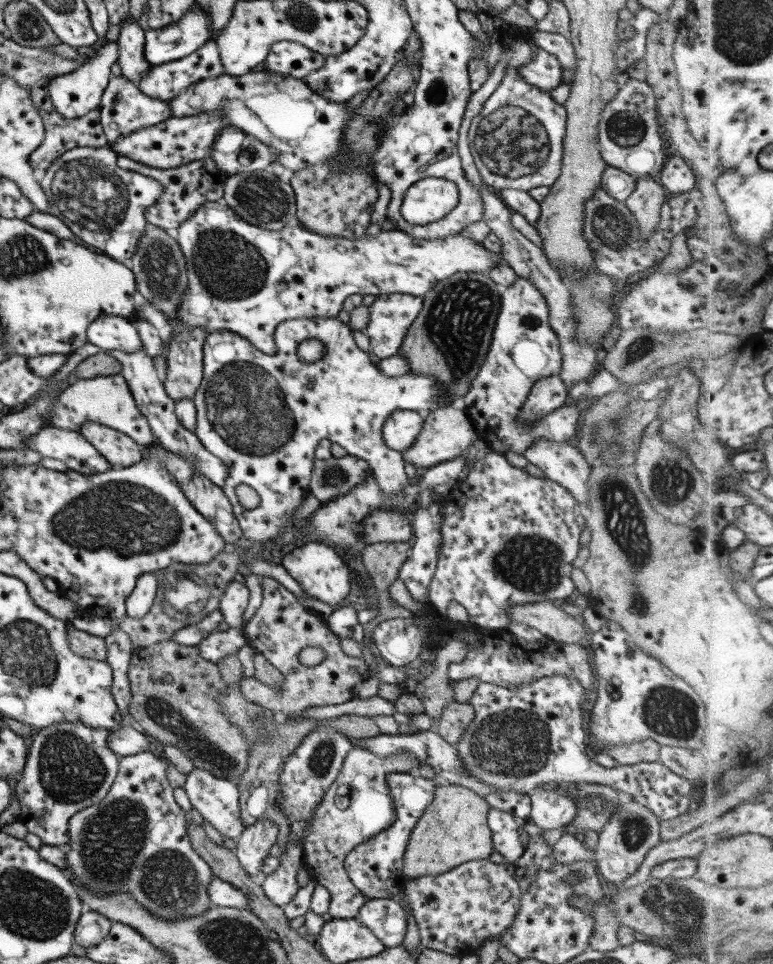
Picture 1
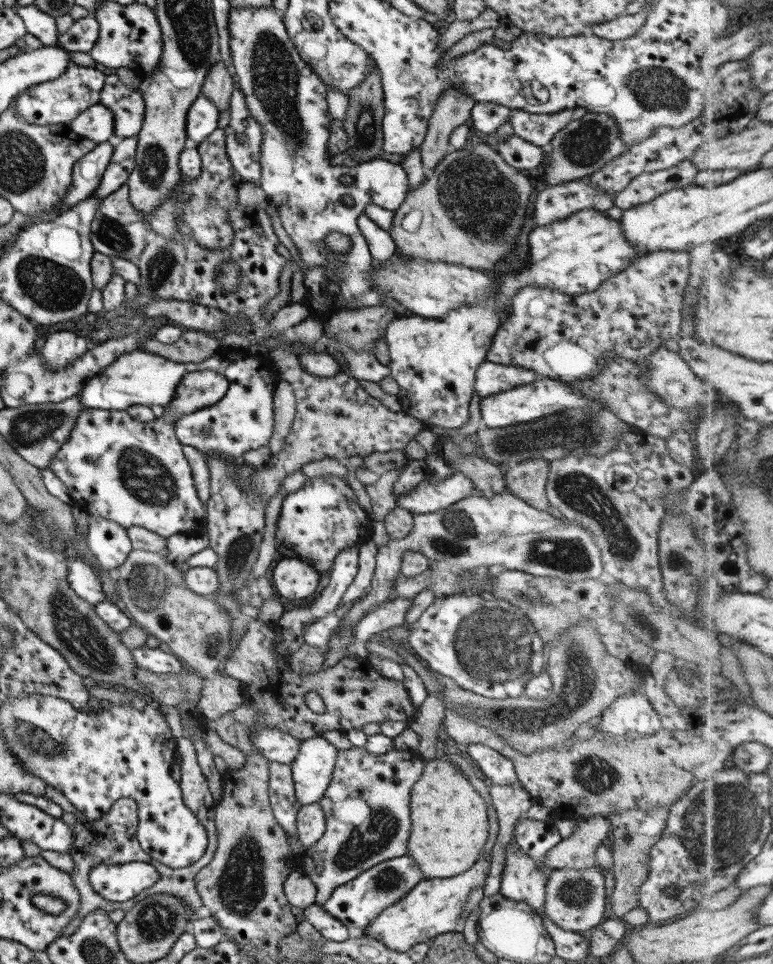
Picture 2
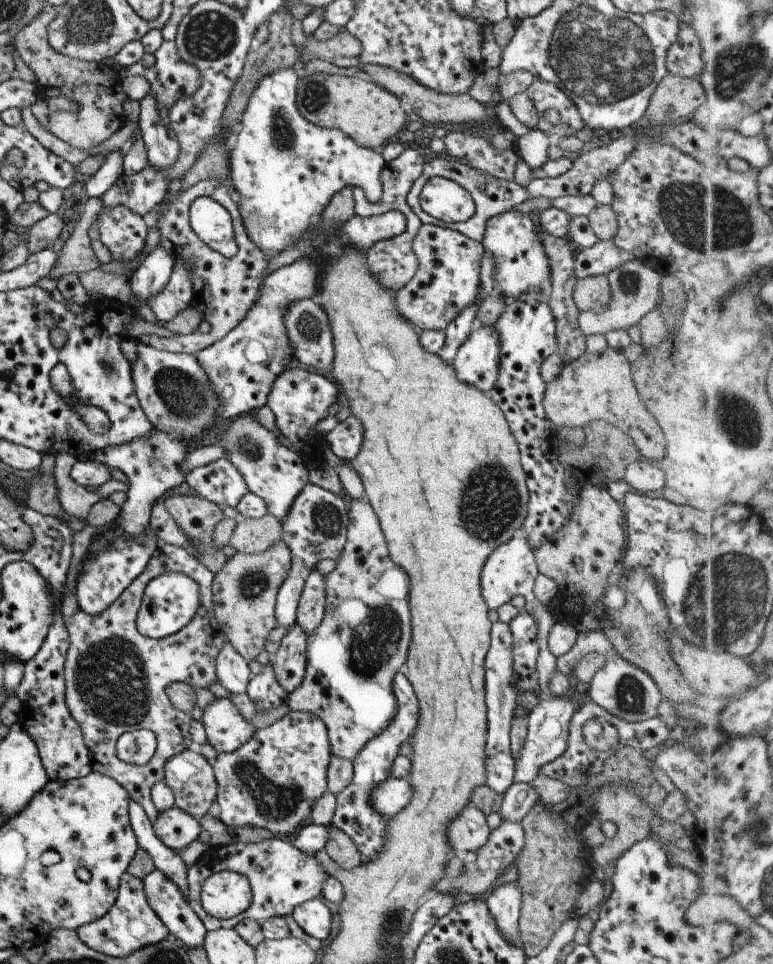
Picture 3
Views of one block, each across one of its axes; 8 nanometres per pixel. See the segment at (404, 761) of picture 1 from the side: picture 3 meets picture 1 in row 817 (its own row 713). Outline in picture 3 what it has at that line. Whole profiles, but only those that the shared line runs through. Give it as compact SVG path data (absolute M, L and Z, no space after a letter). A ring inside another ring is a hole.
M365 498L351 500L347 510L349 522L346 541L341 554L335 560L335 568L324 576L325 610L319 626L307 635L306 663L301 684L288 694L289 711L310 712L325 724L330 751L347 760L363 748L373 736L385 730L396 711L395 697L391 692L393 676L404 670L409 646L409 606L407 590L409 582L401 568L397 568L385 548L379 520Z

